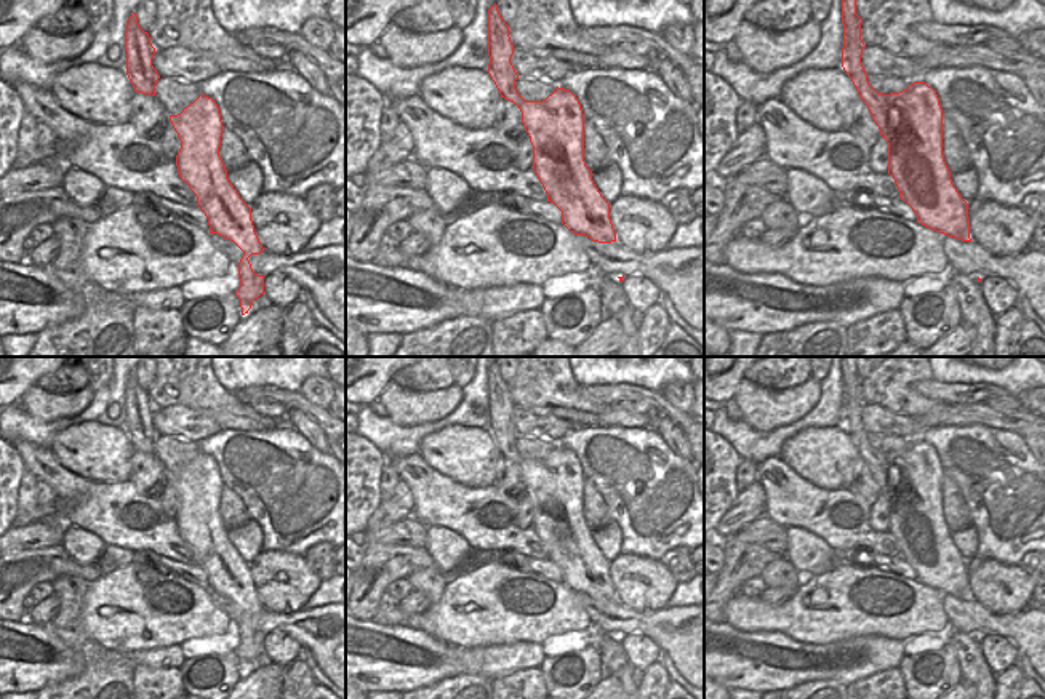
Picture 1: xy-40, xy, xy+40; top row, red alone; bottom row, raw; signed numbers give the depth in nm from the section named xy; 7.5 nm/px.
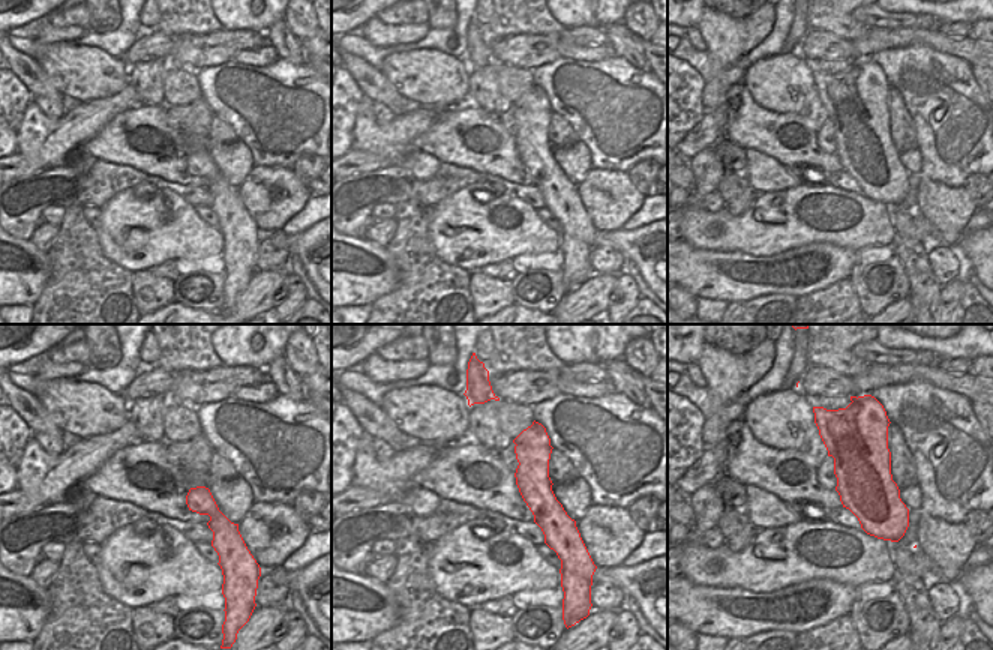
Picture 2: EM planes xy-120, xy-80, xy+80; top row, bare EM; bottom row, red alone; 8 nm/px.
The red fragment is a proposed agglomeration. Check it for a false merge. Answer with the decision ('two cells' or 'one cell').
one cell

